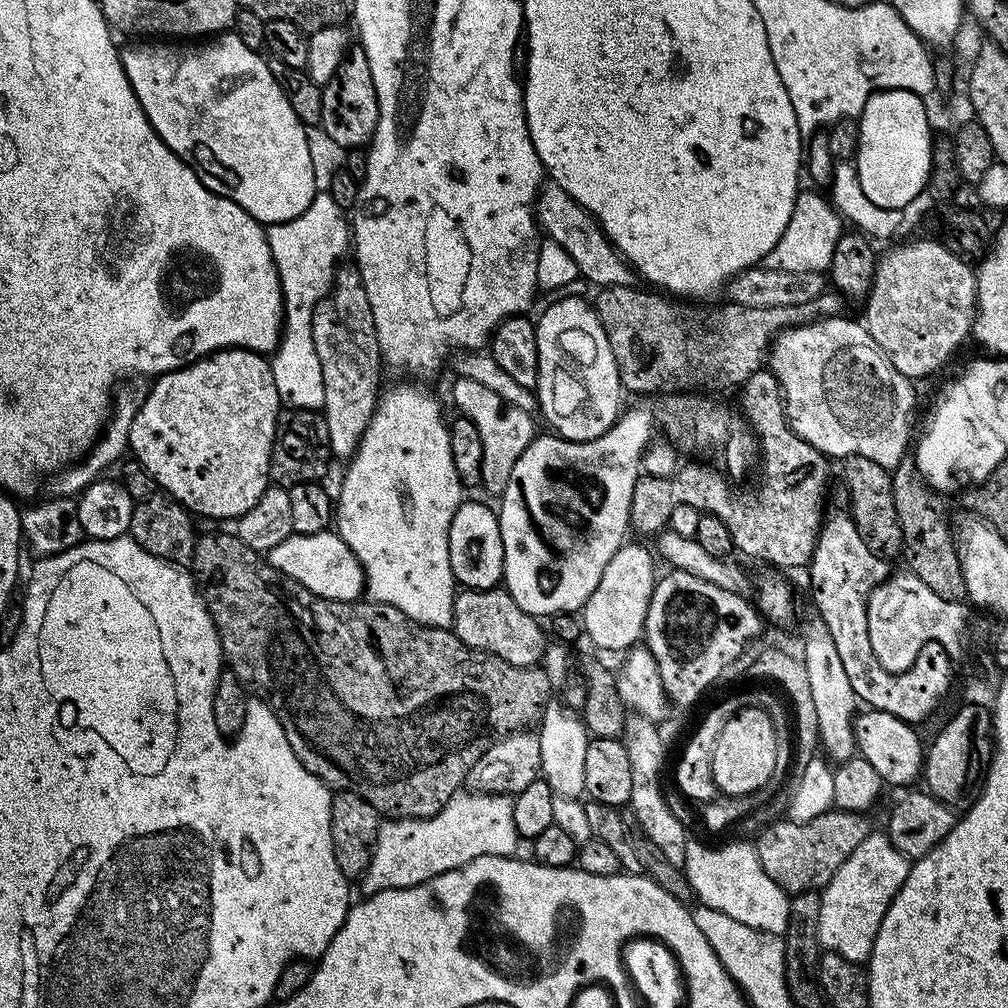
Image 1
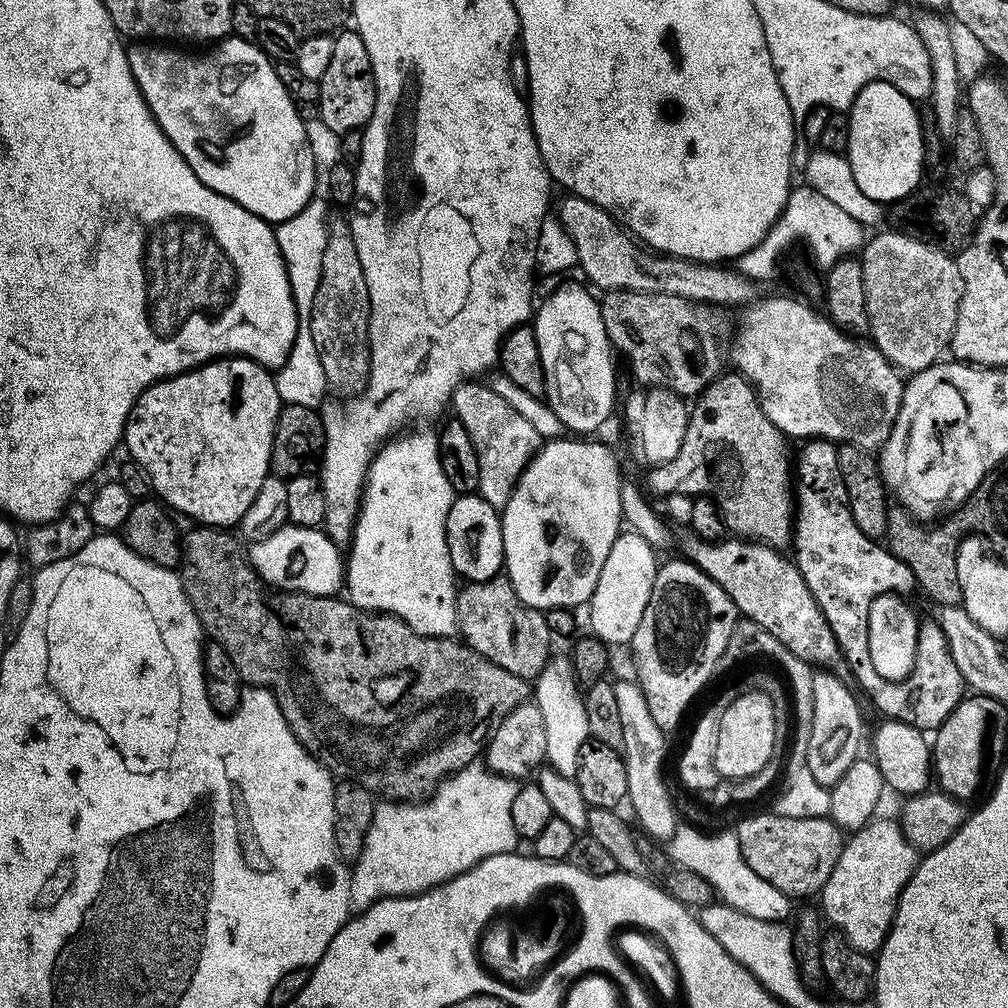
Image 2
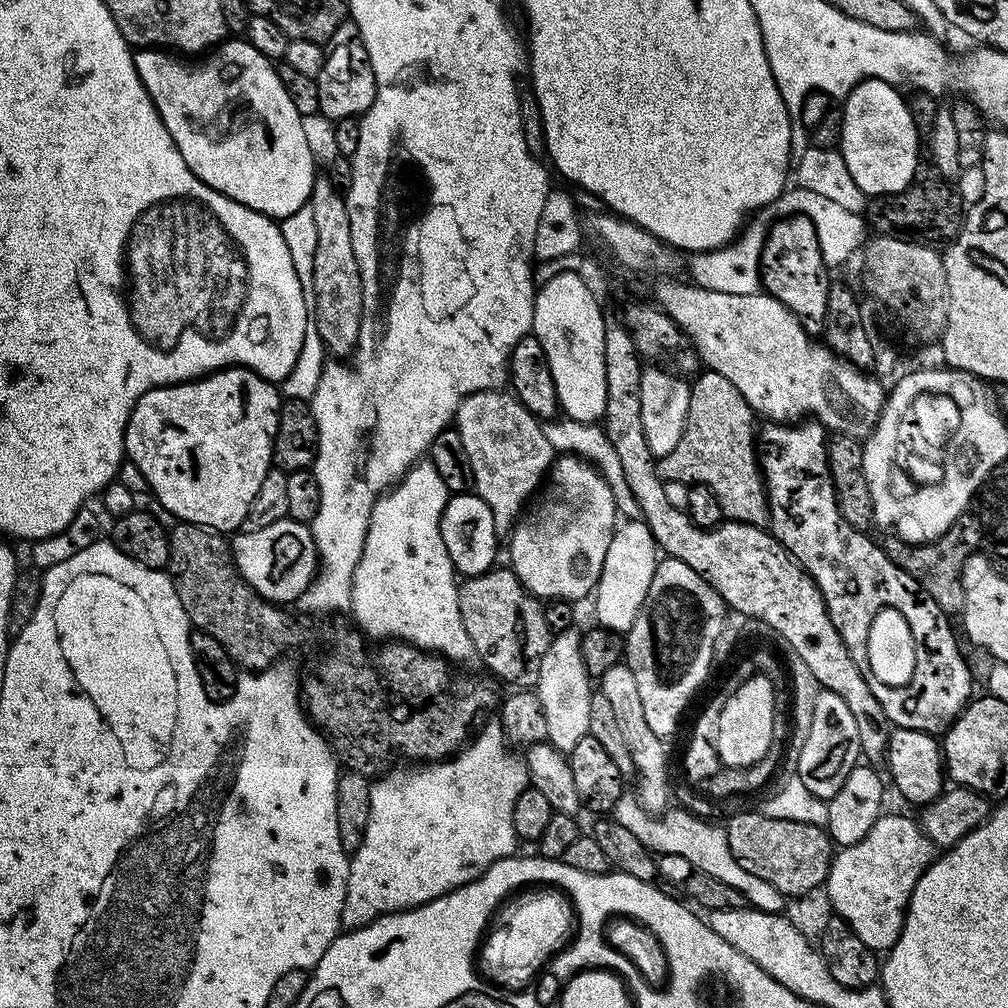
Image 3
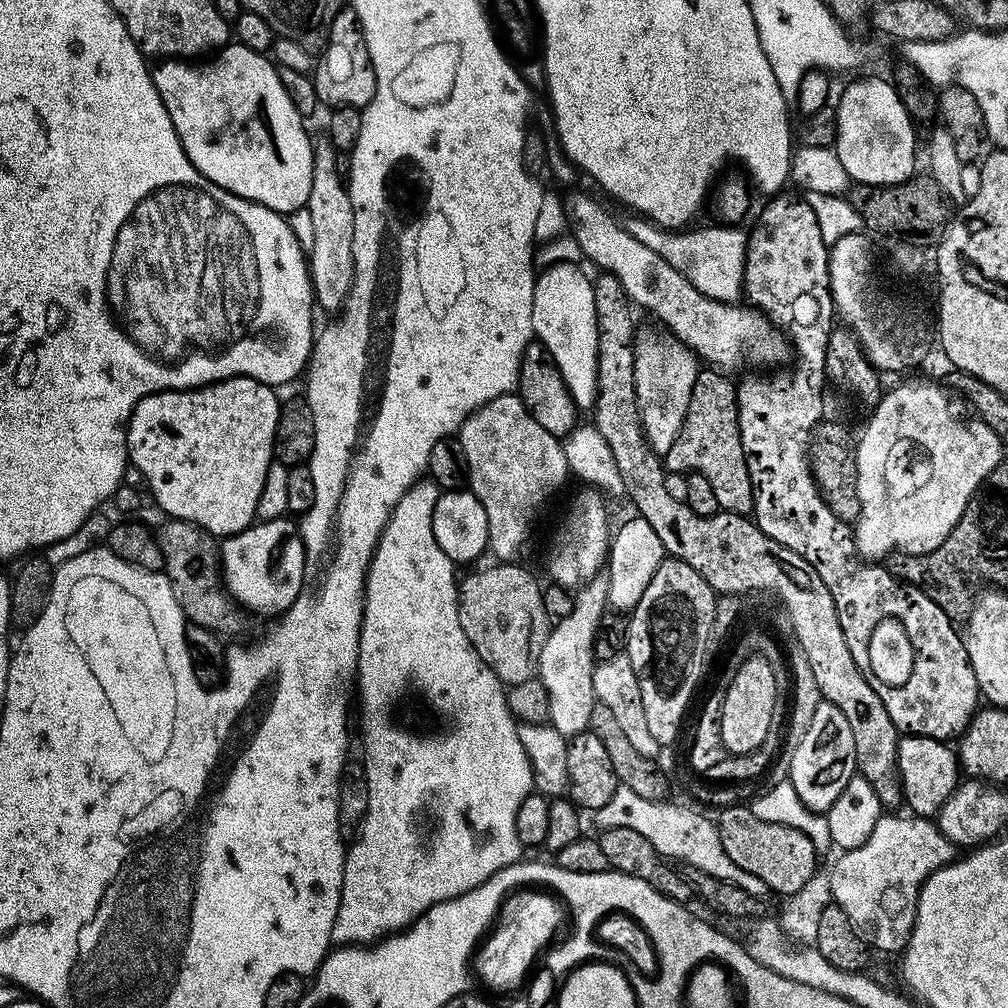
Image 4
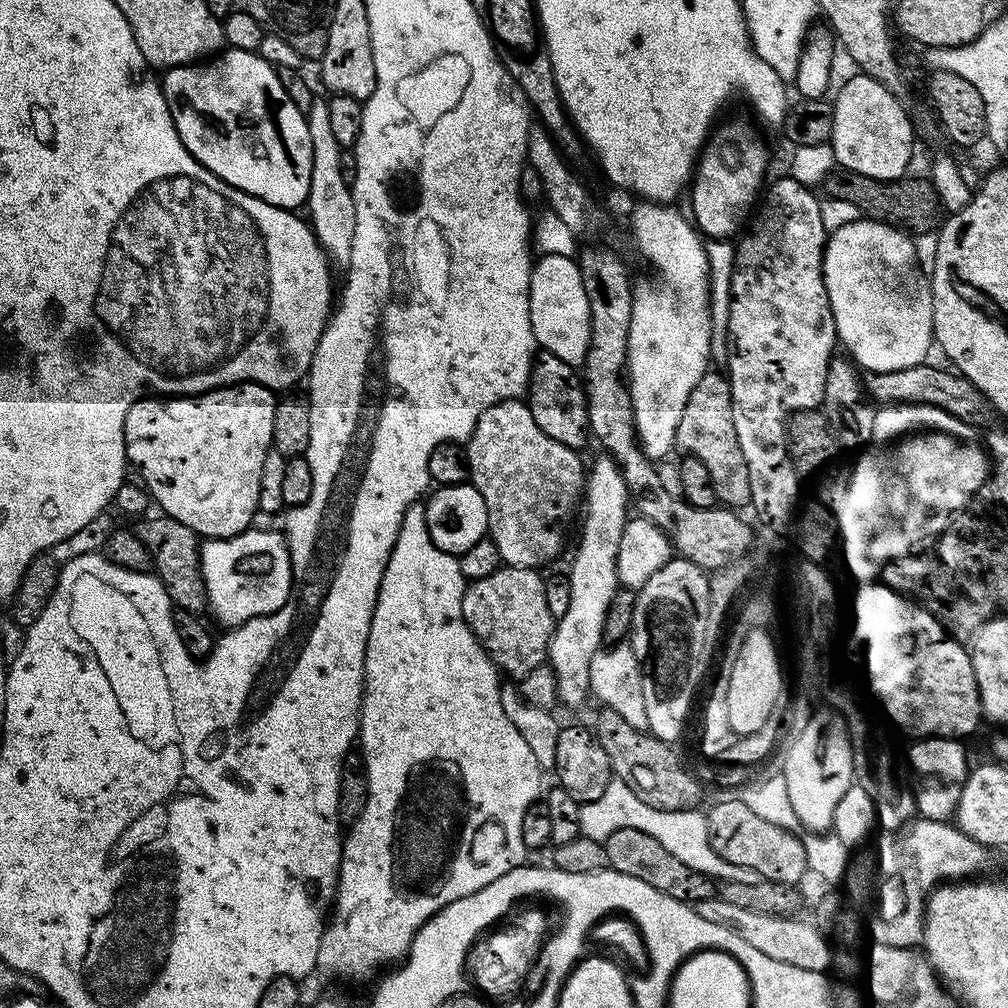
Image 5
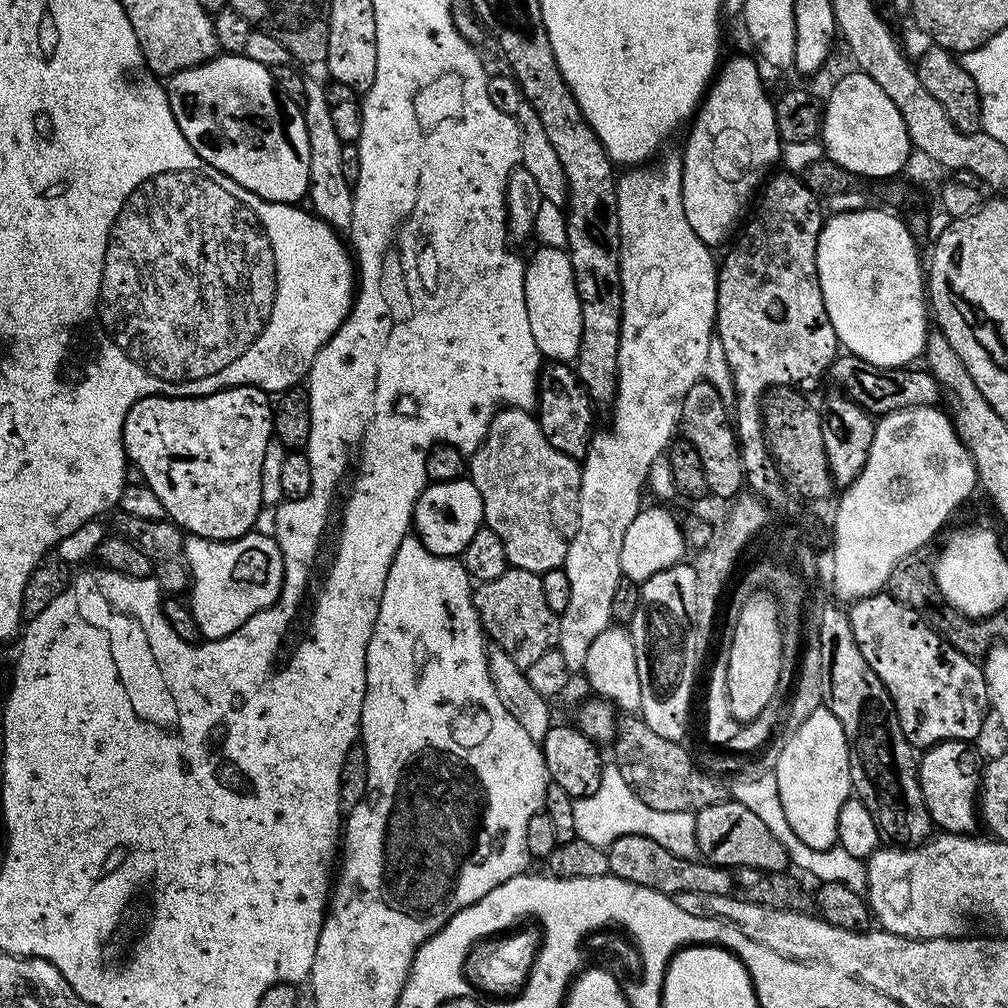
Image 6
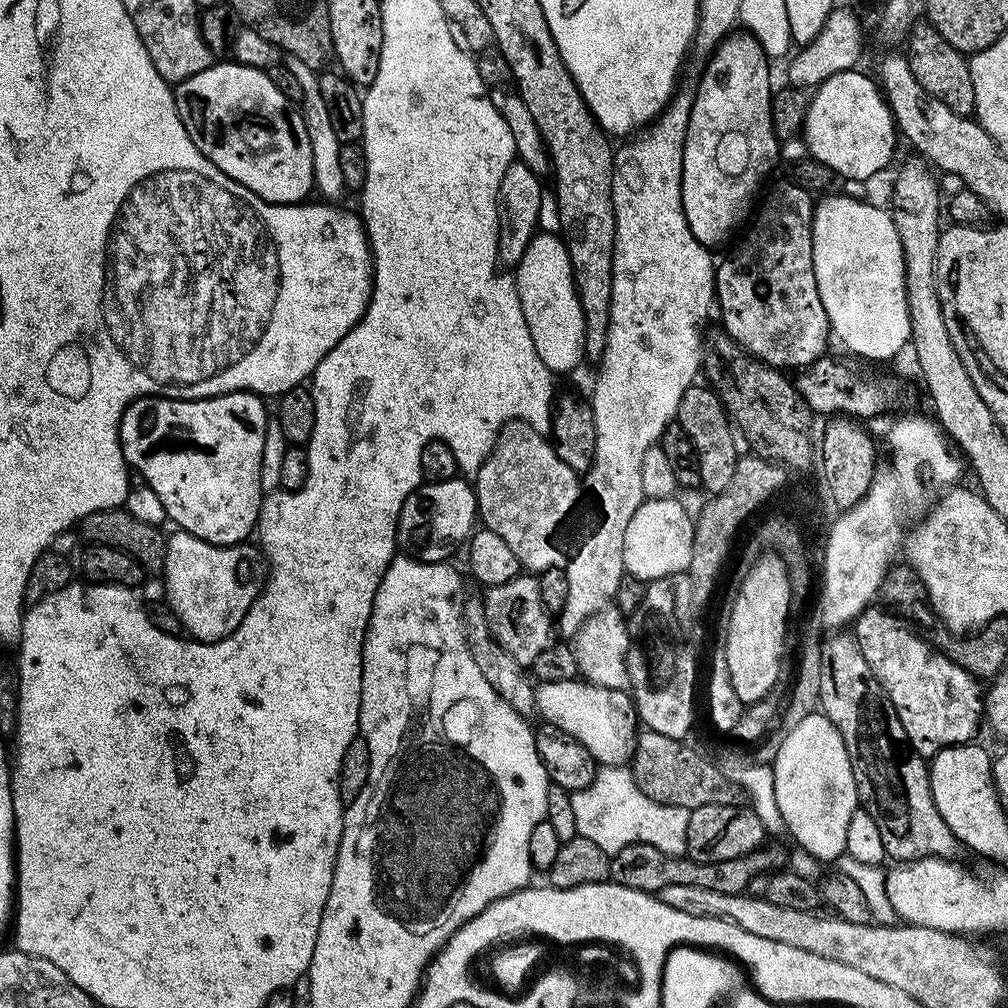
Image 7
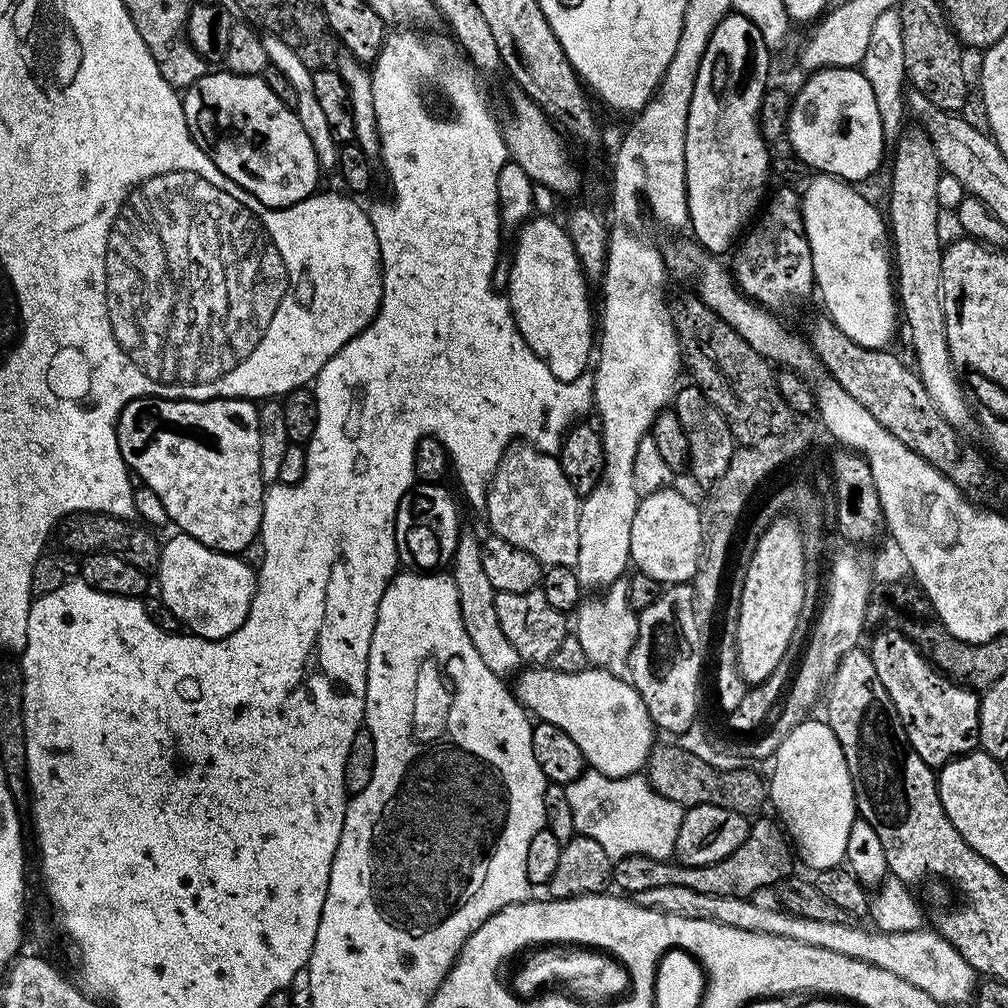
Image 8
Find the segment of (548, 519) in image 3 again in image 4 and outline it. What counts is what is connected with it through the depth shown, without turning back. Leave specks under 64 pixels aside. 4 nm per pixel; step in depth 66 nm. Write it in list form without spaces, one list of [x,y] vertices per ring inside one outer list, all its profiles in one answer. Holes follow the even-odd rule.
[[[588,486],[583,489],[572,500],[572,505],[568,508],[568,517],[564,520],[564,525],[556,532],[556,545],[552,548],[552,553],[548,556],[548,572],[551,583],[560,584],[569,590],[579,589],[597,575],[596,571],[601,571],[605,565],[606,555],[610,543],[610,530],[608,532],[608,508],[604,505],[605,497],[601,495],[595,487]]]

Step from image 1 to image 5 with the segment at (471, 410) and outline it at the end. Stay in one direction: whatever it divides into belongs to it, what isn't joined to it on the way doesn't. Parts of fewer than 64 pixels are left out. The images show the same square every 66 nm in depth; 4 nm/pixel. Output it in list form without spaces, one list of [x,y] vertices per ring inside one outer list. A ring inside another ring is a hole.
[[[523,399],[503,400],[494,406],[490,406],[490,410],[486,410],[482,414],[482,418],[478,418],[478,422],[472,431],[472,437],[466,442],[466,447],[468,449],[468,475],[470,482],[478,490],[478,494],[482,494],[482,502],[486,502],[486,514],[488,515],[487,535],[491,537],[494,546],[497,547],[501,561],[510,568],[543,569],[543,564],[550,563],[563,550],[564,539],[568,536],[568,527],[572,524],[572,515],[575,512],[577,515],[578,509],[582,504],[586,483],[586,464],[580,461],[581,453],[570,446],[562,446],[562,442],[554,442],[554,438],[547,436],[538,427],[538,422],[534,422],[534,414],[530,414],[528,405]]]

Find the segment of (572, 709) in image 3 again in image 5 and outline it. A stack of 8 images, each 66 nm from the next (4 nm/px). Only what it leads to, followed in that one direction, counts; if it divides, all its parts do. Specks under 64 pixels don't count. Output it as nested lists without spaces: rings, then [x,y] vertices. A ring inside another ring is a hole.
[[[600,454],[586,472],[582,497],[584,525],[580,528],[580,545],[572,560],[568,576],[570,606],[566,614],[555,621],[552,640],[548,643],[547,663],[552,665],[558,682],[558,700],[563,704],[580,704],[584,692],[590,689],[590,658],[601,651],[604,640],[606,609],[618,587],[616,563],[623,528],[630,519],[630,501],[626,482],[616,461],[607,454]]]

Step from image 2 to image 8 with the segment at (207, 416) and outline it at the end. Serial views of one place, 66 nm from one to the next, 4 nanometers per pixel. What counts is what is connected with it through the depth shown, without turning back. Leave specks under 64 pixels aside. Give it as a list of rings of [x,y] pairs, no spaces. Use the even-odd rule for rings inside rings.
[[[138,396],[130,400],[114,425],[114,448],[120,456],[140,475],[139,483],[145,488],[154,490],[158,498],[162,498],[162,506],[166,506],[169,521],[181,533],[197,539],[214,551],[240,554],[243,548],[253,547],[254,541],[260,534],[262,522],[262,506],[264,505],[264,490],[266,482],[260,473],[260,413],[257,405],[251,400],[239,398],[221,398],[219,400],[182,400],[179,398],[165,398],[162,396]]]

